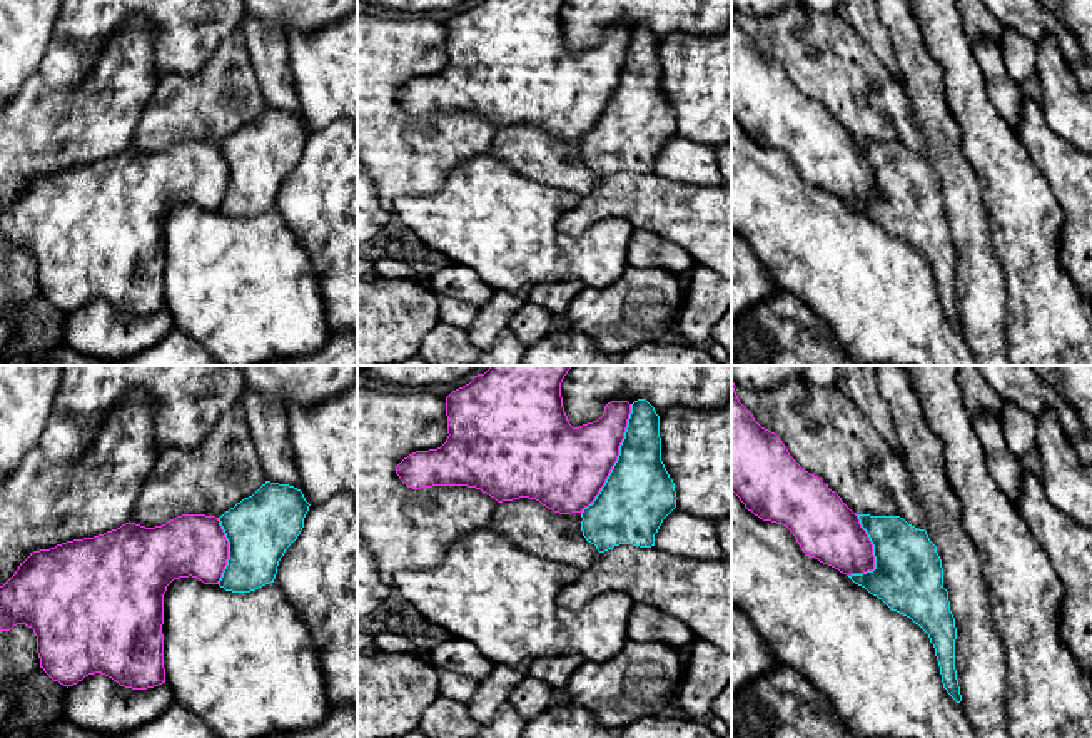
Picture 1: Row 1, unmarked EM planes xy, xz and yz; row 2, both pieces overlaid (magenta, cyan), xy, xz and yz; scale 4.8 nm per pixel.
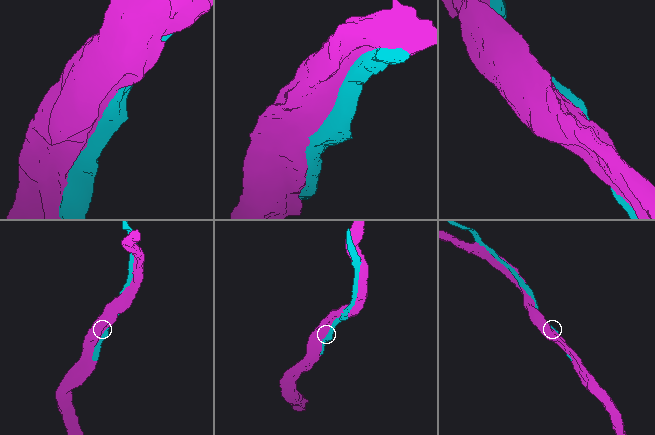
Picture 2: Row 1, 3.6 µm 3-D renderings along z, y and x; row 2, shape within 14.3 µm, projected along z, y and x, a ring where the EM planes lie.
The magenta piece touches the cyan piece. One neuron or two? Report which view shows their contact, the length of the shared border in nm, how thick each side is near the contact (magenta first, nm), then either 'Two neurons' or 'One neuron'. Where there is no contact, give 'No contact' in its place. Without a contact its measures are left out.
Touches magenta in xz. Shared border 600 nm. Thickness 380 nm (magenta) against 340 nm. One neuron

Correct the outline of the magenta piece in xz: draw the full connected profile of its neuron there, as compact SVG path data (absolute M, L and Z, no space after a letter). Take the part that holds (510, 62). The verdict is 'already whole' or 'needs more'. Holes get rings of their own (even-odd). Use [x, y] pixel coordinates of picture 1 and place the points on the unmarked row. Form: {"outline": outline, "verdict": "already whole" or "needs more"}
{"outline": "M478 0L446 23L447 65L437 75L416 77L396 92L399 105L412 115L468 112L498 129L529 124L559 140L579 139L581 157L599 179L619 170L655 172L663 145L676 134L675 109L661 87L660 42L646 25L633 30L611 27L598 47L573 53L563 33L566 0Z", "verdict": "needs more"}

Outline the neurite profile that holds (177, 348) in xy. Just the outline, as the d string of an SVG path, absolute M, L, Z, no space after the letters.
M174 329L152 347L132 357L109 361L87 356L68 346L30 351L0 359L0 366L225 366L215 361L195 339Z

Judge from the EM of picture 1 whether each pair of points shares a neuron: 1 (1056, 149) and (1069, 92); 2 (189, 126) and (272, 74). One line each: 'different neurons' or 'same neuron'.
1: different neurons
2: different neurons

